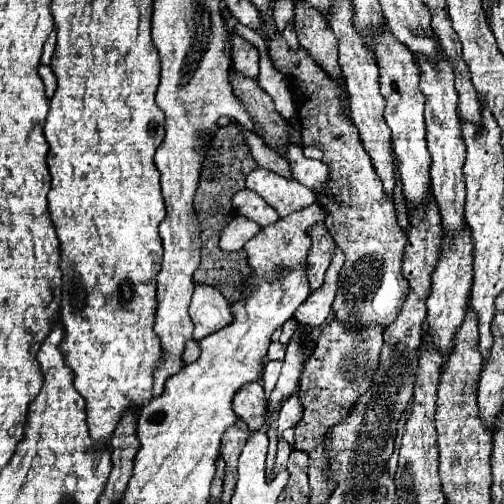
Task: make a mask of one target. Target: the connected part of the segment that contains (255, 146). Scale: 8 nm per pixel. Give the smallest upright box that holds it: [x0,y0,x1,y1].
[242,130,292,178]

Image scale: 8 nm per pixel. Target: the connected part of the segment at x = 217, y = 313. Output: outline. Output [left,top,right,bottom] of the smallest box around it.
[190,286,232,340]

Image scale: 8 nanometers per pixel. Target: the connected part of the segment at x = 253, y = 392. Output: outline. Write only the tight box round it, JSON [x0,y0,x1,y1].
[232,384,266,432]

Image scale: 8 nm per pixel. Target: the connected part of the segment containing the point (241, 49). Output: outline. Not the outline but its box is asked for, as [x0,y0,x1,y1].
[234,34,258,78]

